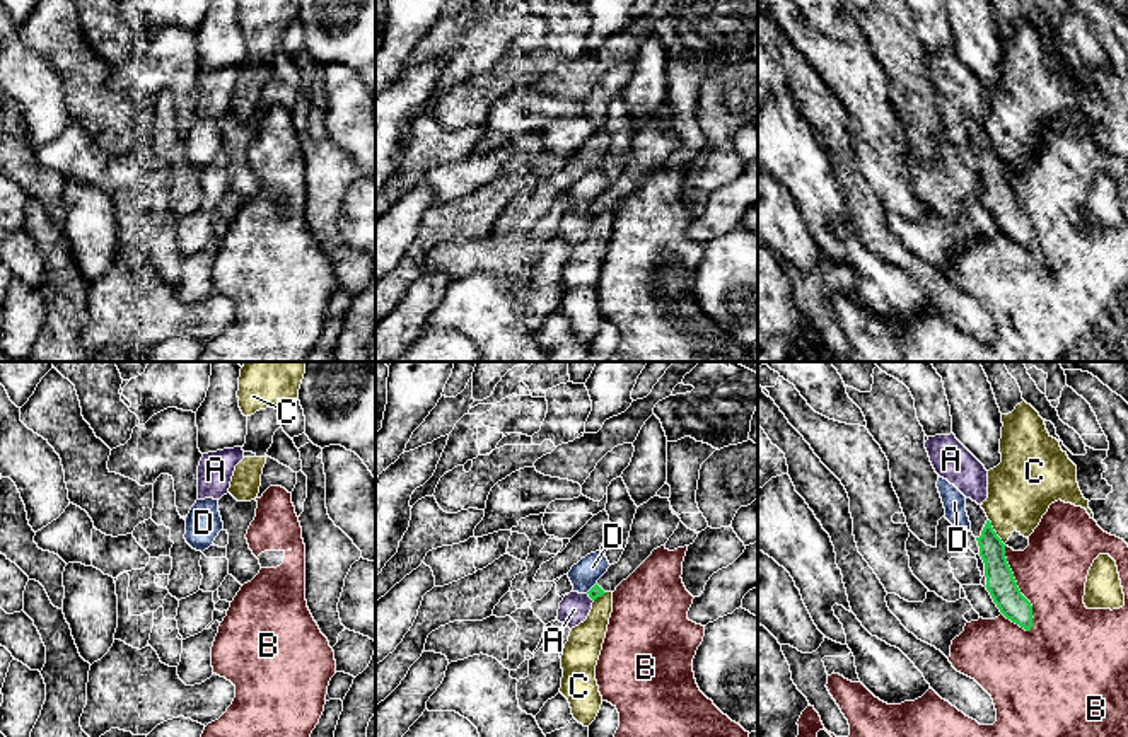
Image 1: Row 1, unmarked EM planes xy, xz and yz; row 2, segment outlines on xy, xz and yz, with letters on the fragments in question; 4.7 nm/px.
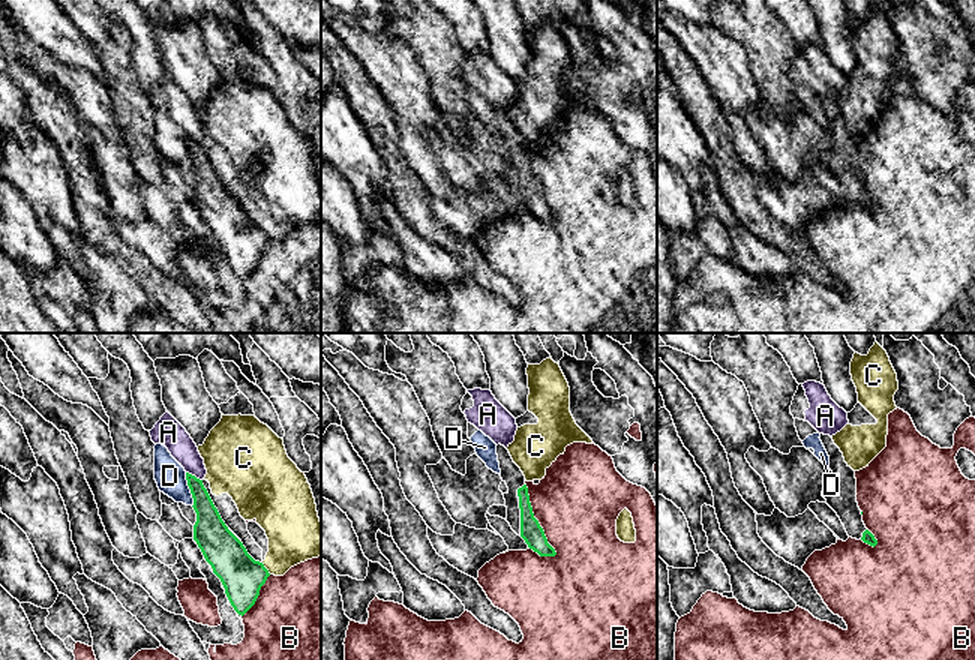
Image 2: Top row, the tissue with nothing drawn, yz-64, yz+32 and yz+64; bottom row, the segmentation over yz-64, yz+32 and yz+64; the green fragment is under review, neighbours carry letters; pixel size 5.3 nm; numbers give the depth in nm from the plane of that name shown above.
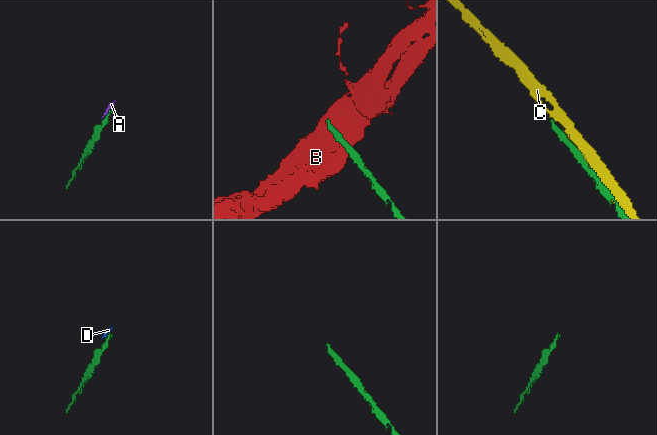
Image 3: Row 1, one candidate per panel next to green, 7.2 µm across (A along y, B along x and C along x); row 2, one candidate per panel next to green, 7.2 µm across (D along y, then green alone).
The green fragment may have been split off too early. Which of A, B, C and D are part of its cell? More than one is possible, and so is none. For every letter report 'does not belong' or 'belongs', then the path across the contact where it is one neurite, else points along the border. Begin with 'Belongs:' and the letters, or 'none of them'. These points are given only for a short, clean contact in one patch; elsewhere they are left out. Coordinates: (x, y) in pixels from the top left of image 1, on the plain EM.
Belongs: none of them
A: does not belong; border xz (587, 210), (593, 219)
B: does not belong
C: does not belong
D: does not belong; border xz (596, 200), (586, 210)

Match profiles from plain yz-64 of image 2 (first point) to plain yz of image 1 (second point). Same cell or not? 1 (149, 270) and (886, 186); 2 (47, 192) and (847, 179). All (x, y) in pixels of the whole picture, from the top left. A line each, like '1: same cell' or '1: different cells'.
1: different cells
2: different cells

